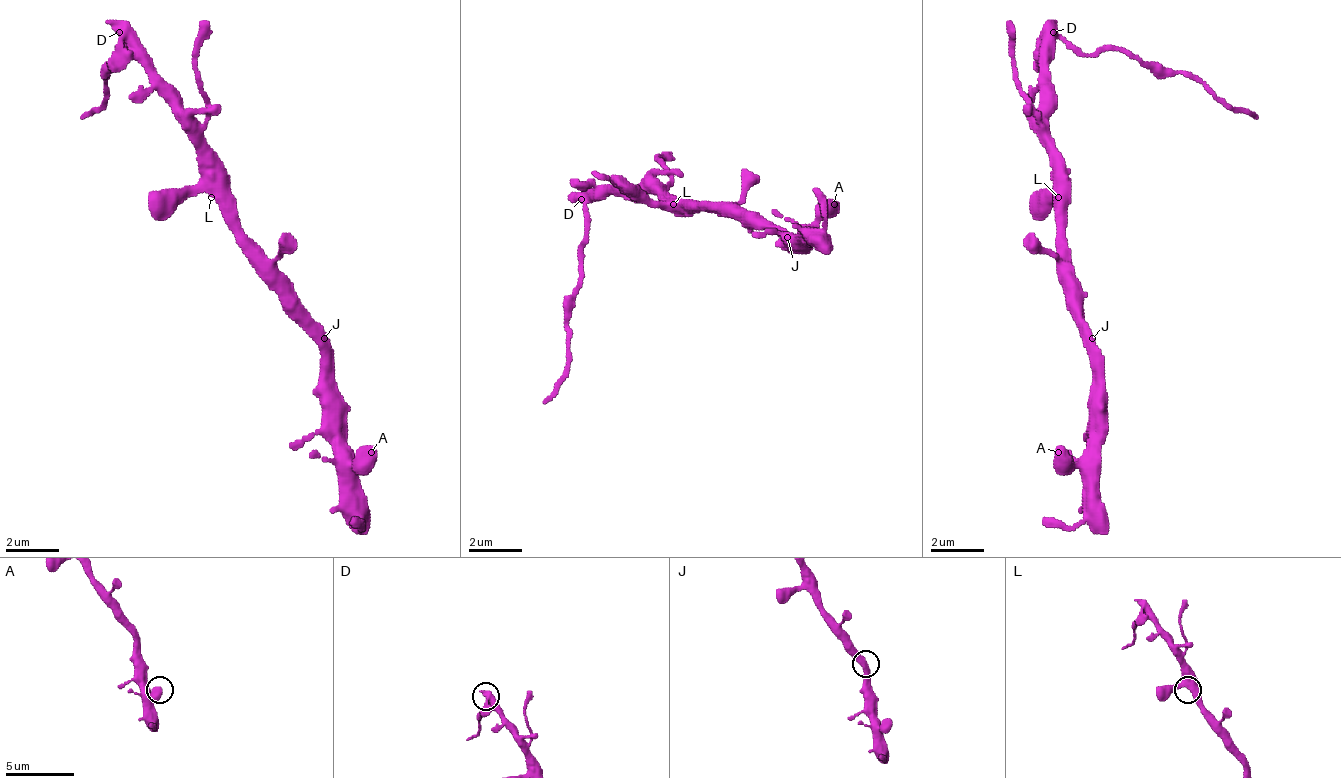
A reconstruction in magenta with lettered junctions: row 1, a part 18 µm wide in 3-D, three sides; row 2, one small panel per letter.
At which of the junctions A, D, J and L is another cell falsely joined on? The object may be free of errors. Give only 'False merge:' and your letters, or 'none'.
False merge: D

